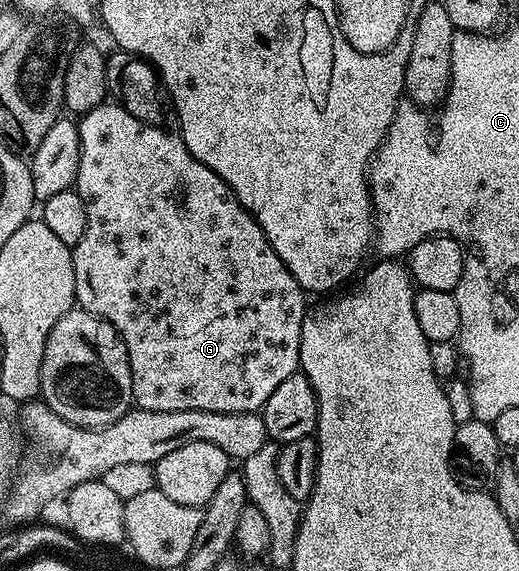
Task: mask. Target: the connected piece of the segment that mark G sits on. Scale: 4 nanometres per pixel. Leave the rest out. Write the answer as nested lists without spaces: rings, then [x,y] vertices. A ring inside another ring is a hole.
[[[106,101],[101,103],[95,109],[91,109],[86,115],[80,116],[77,123],[79,131],[79,169],[77,170],[77,182],[75,190],[79,193],[79,197],[83,197],[83,209],[87,209],[87,233],[83,233],[83,237],[78,241],[76,247],[72,248],[73,268],[75,269],[75,300],[76,306],[82,311],[89,311],[92,315],[98,315],[101,319],[105,319],[121,334],[121,340],[127,345],[127,353],[129,354],[129,364],[131,365],[131,377],[133,378],[133,401],[134,404],[142,411],[178,411],[179,409],[203,409],[204,411],[214,411],[215,413],[243,413],[244,411],[260,412],[265,406],[267,397],[271,397],[271,393],[275,393],[275,389],[279,389],[282,381],[287,381],[287,377],[291,377],[298,370],[301,361],[301,330],[303,329],[303,317],[307,310],[306,292],[301,290],[301,286],[295,281],[295,277],[287,269],[287,265],[283,265],[283,261],[279,261],[279,257],[275,253],[275,249],[271,249],[271,241],[263,233],[261,226],[253,220],[252,215],[245,210],[244,205],[237,200],[235,193],[224,181],[216,175],[211,169],[207,169],[207,165],[203,165],[193,156],[187,149],[187,145],[182,141],[180,134],[164,131],[161,125],[152,123],[144,123],[135,117],[131,117],[131,113],[127,113],[127,109],[121,106],[117,101]]]

